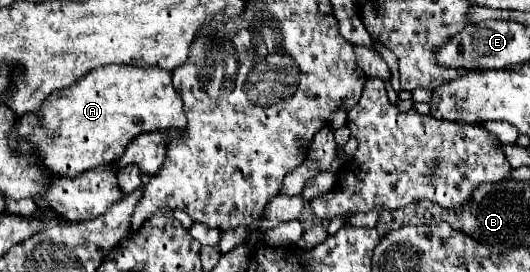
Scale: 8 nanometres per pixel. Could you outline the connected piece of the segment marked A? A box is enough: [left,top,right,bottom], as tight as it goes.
[16,65,188,175]

